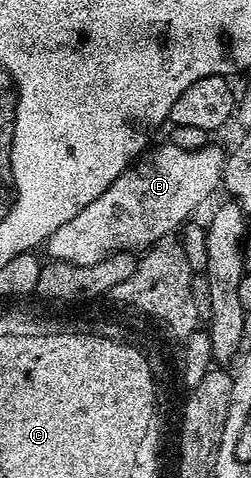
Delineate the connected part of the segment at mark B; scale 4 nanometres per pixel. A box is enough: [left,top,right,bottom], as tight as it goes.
[44,141,224,267]

